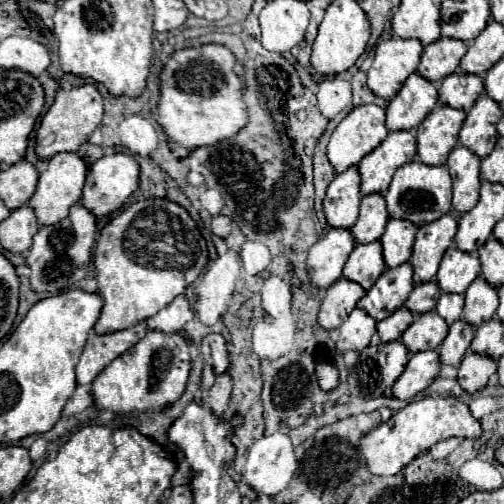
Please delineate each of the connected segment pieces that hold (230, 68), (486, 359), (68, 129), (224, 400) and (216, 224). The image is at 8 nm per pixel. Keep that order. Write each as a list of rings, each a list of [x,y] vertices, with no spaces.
[[[202,44],[176,50],[160,72],[160,100],[154,120],[168,138],[188,150],[232,138],[246,126],[242,100],[244,80],[234,72],[236,56],[222,44]]]
[[[468,350],[458,368],[458,384],[466,392],[474,394],[488,384],[488,378],[496,372],[496,368],[498,368],[498,362],[494,358]]]
[[[90,82],[78,88],[64,90],[60,88],[56,94],[56,102],[50,106],[46,116],[40,122],[36,134],[36,152],[40,158],[52,158],[58,152],[78,152],[80,144],[88,140],[88,136],[100,126],[104,114],[104,98],[98,88]]]
[[[228,374],[216,376],[216,384],[208,390],[208,406],[214,416],[220,416],[226,412],[230,392],[232,392],[232,378]]]
[[[220,214],[220,216],[212,218],[212,232],[214,234],[226,238],[230,234],[230,230],[232,230],[232,218],[230,216],[222,216]]]

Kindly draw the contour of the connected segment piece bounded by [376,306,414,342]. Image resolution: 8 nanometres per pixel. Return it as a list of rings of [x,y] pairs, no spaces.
[[[402,306],[396,312],[392,312],[388,318],[384,318],[384,320],[378,322],[378,326],[376,326],[378,328],[378,336],[380,336],[382,342],[398,340],[412,322],[414,322],[412,312],[406,306]]]

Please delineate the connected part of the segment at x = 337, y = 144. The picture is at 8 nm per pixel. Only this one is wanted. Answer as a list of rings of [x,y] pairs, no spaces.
[[[362,104],[352,108],[352,112],[336,126],[330,144],[328,144],[328,160],[336,172],[344,172],[348,166],[356,166],[366,154],[370,154],[384,138],[388,136],[386,128],[386,110],[376,104]]]

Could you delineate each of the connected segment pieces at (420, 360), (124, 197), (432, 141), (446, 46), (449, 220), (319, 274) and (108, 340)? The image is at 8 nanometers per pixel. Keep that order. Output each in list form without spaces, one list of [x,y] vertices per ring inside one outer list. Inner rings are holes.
[[[436,350],[412,354],[406,370],[400,374],[400,380],[396,380],[394,384],[394,396],[400,400],[410,400],[412,396],[430,386],[430,382],[438,376],[440,368],[440,354]]]
[[[116,152],[110,156],[102,156],[96,160],[88,174],[86,174],[86,184],[84,184],[84,194],[82,194],[82,204],[92,210],[96,216],[108,216],[112,212],[118,212],[120,208],[126,206],[130,194],[138,188],[138,176],[140,176],[140,166],[134,160],[134,156],[126,152]]]
[[[436,104],[436,108],[418,126],[416,142],[422,162],[438,166],[446,164],[448,152],[458,146],[458,132],[466,118],[464,110]]]
[[[438,38],[436,42],[424,46],[418,72],[432,82],[442,82],[448,74],[458,70],[458,64],[466,50],[468,46],[462,40]]]
[[[444,214],[438,220],[420,226],[416,232],[416,242],[412,250],[412,266],[414,266],[414,282],[422,284],[424,280],[432,280],[438,272],[440,260],[446,248],[452,244],[458,232],[458,220],[454,214]]]
[[[348,228],[328,230],[308,252],[306,268],[314,286],[328,288],[342,278],[342,268],[356,240]]]
[[[138,322],[126,330],[110,332],[110,334],[90,334],[76,366],[78,384],[90,384],[114,358],[124,354],[136,342],[144,338],[146,322]]]

